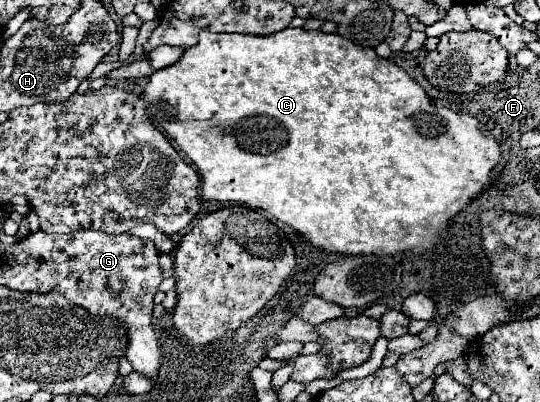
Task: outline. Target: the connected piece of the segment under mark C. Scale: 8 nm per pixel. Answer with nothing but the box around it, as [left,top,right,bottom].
[143,29,501,255]

